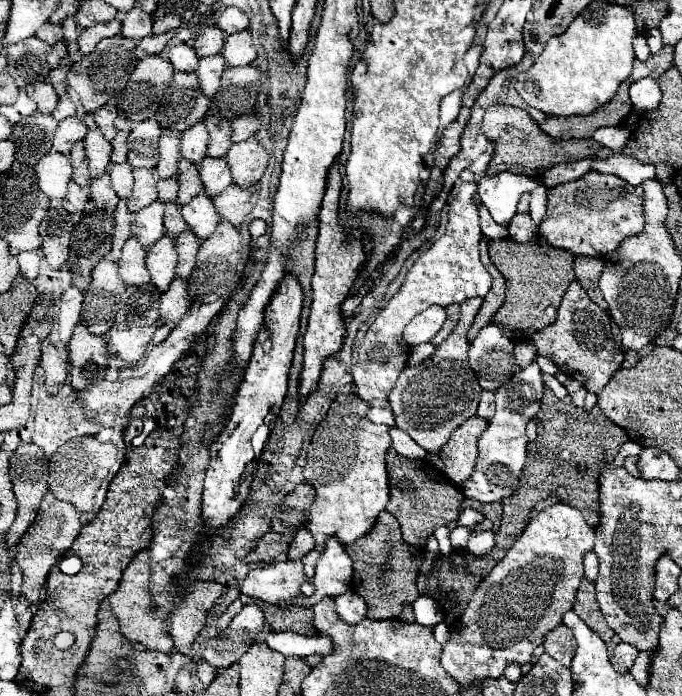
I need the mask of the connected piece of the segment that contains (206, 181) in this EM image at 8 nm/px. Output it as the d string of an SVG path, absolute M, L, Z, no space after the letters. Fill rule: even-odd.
M205 156L199 168L201 174L201 182L203 188L209 196L219 194L221 190L225 190L231 184L231 174L227 168L227 162L223 158L209 158Z

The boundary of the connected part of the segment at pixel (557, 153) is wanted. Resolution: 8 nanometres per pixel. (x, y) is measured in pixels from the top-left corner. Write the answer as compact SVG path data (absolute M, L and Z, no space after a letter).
M491 106L485 112L481 130L495 144L493 158L487 166L487 176L507 170L507 172L523 174L529 178L543 178L543 172L547 168L553 168L555 164L561 164L561 162L567 164L567 162L595 156L595 152L599 150L599 144L593 138L589 138L589 140L577 140L577 138L555 140L555 138L547 136L545 132L541 132L539 124L525 110L513 108L513 106Z

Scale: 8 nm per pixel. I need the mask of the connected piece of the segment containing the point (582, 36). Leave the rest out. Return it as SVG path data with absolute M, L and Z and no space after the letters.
M591 2L561 36L553 36L545 50L535 58L533 66L517 76L515 90L519 96L533 108L545 112L547 116L585 116L595 112L599 106L609 102L619 84L625 82L631 74L631 66L635 60L631 40L637 36L633 10L625 6L617 6L611 2Z

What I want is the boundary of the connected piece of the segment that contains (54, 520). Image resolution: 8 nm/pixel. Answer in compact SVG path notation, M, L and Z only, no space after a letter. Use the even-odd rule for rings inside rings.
M47 494L43 498L41 510L39 510L35 522L29 526L29 530L23 534L23 538L15 546L15 562L19 564L21 574L23 574L21 596L25 598L25 602L33 604L41 598L41 590L47 582L49 570L57 564L61 554L65 556L65 552L71 548L73 540L77 538L79 530L81 530L81 514L69 502L57 500L51 494Z

